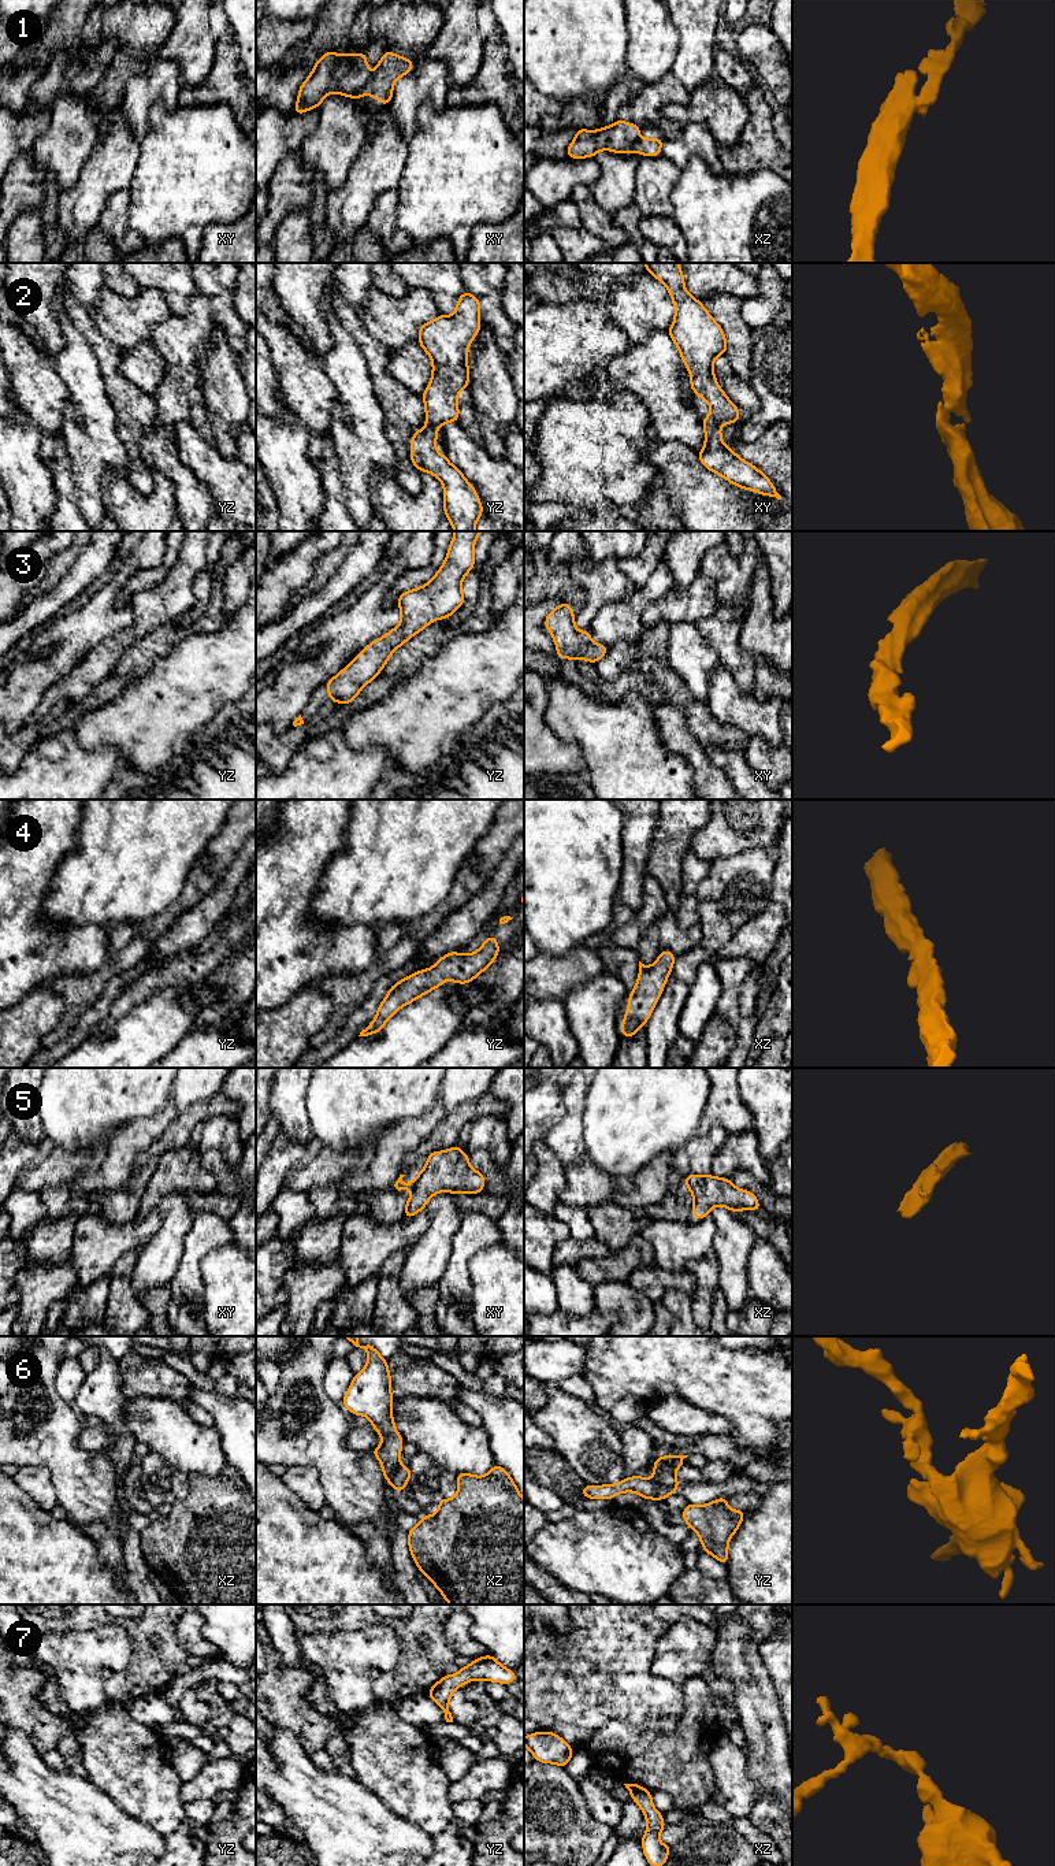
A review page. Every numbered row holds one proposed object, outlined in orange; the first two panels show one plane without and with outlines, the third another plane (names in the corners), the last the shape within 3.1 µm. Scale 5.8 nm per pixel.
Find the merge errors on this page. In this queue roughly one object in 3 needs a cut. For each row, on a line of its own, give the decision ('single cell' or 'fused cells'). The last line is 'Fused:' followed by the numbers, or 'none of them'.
1: fused cells
2: single cell
3: single cell
4: single cell
5: fused cells
6: fused cells
7: single cell
Fused: 1, 5, 6

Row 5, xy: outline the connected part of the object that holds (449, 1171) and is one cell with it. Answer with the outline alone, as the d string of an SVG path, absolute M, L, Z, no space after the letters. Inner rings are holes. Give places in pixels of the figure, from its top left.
M458 1145L445 1151L431 1151L404 1210L411 1218L441 1191L478 1194L484 1190L483 1173L469 1166L469 1155Z

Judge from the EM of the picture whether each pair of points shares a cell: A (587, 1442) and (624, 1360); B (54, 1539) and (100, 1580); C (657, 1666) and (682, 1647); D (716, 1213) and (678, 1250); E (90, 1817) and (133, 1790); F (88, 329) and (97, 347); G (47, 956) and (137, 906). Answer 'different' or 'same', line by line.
A: different
B: same
C: same
D: different
E: different
F: same
G: different

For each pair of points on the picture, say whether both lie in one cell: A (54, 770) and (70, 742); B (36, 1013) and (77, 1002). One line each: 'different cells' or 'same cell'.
A: same cell
B: different cells

